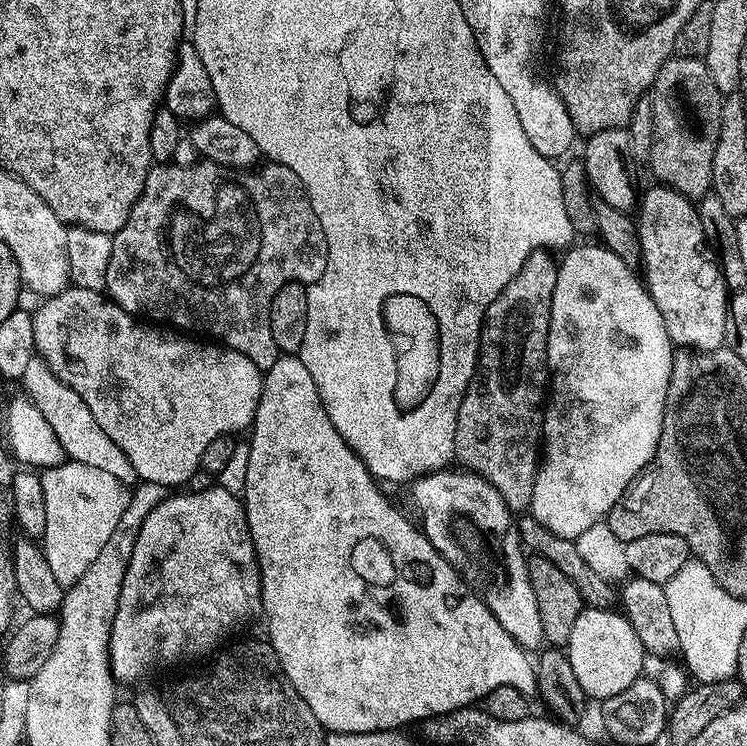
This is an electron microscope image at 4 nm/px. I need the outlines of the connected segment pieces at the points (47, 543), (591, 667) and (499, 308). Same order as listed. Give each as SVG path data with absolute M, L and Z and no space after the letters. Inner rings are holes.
M77 460L45 468L39 478L42 495L46 497L46 530L42 547L54 578L58 578L60 585L67 590L86 574L86 570L90 570L90 562L102 554L102 546L125 513L130 488L114 478L114 474L106 474L106 470L98 470L98 466L79 464Z
M585 606L574 622L574 630L570 630L566 645L570 666L574 666L574 675L582 685L585 697L592 699L593 696L596 702L626 690L630 682L641 679L643 672L640 671L646 668L646 653L642 642L638 642L638 634L634 634L634 626L630 626L623 611L611 612L610 609L608 606Z
M544 250L532 252L522 270L518 270L518 274L514 274L514 278L510 278L510 282L502 290L502 294L498 294L498 298L494 298L494 302L490 302L490 306L484 315L484 325L480 331L480 352L476 356L476 374L472 381L468 384L466 394L462 398L462 402L458 406L458 422L454 430L454 460L459 467L465 472L473 472L482 478L486 478L486 482L490 482L490 486L494 486L494 490L498 490L498 494L502 494L502 498L508 503L508 511L513 514L520 514L531 505L532 495L534 494L534 478L536 477L536 469L538 467L538 457L542 452L542 425L544 423L544 407L546 404L546 389L550 384L550 369L548 366L548 327L550 326L550 302L554 298L554 282L556 281L557 265L551 260L549 253Z

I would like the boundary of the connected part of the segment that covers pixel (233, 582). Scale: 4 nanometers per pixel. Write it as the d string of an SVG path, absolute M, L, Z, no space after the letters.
M228 488L183 492L169 494L146 515L136 530L134 550L126 566L126 576L122 578L118 610L112 619L108 642L108 667L117 685L142 679L155 666L156 660L162 659L175 644L180 656L215 653L223 640L230 639L239 628L261 615L260 563L241 497Z

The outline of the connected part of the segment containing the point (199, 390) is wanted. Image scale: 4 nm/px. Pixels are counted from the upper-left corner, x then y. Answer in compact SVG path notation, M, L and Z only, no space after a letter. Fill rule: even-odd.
M69 286L41 304L44 305L35 309L32 317L39 359L47 362L57 378L90 406L94 422L122 450L141 481L179 489L184 486L179 484L200 472L202 453L214 438L247 433L255 424L258 402L264 393L264 372L246 354L216 342L195 344L195 339L179 331L141 322L109 300L104 292Z

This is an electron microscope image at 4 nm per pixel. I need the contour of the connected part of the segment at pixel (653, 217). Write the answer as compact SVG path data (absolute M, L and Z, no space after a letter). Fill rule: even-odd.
M659 182L653 183L653 188L643 189L642 195L638 200L638 213L640 212L640 220L635 221L636 237L640 243L640 263L639 267L644 268L642 271L642 283L648 289L648 294L654 306L658 308L658 314L662 314L662 322L666 324L666 334L672 340L673 345L680 348L694 348L697 352L713 352L716 348L725 347L724 335L726 334L726 318L728 317L728 297L730 295L725 283L724 275L720 272L720 265L708 243L704 241L702 234L702 222L698 222L698 214L696 213L696 204L689 200L687 196L678 194L672 188Z

